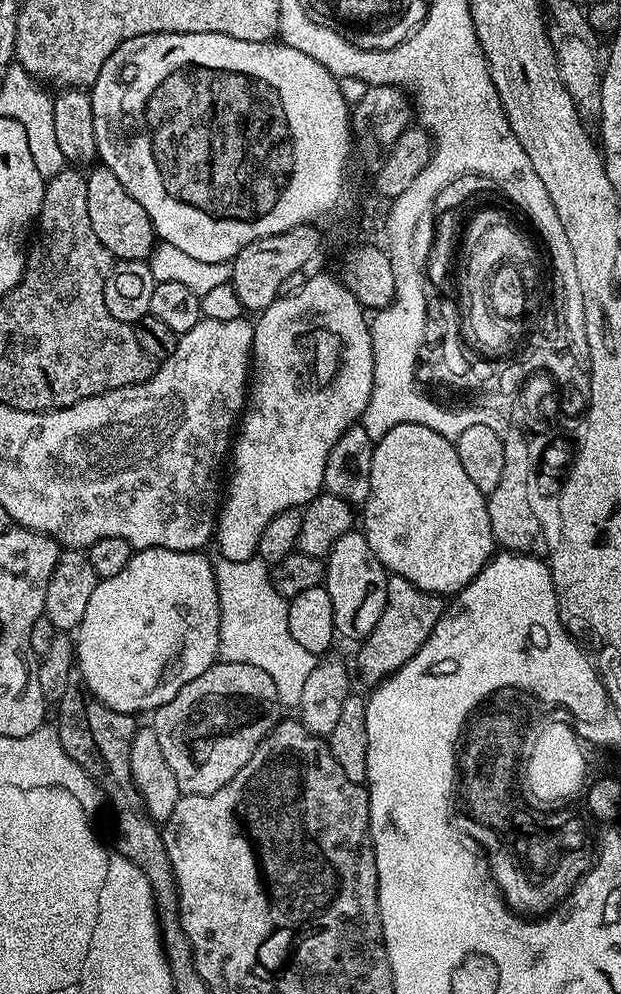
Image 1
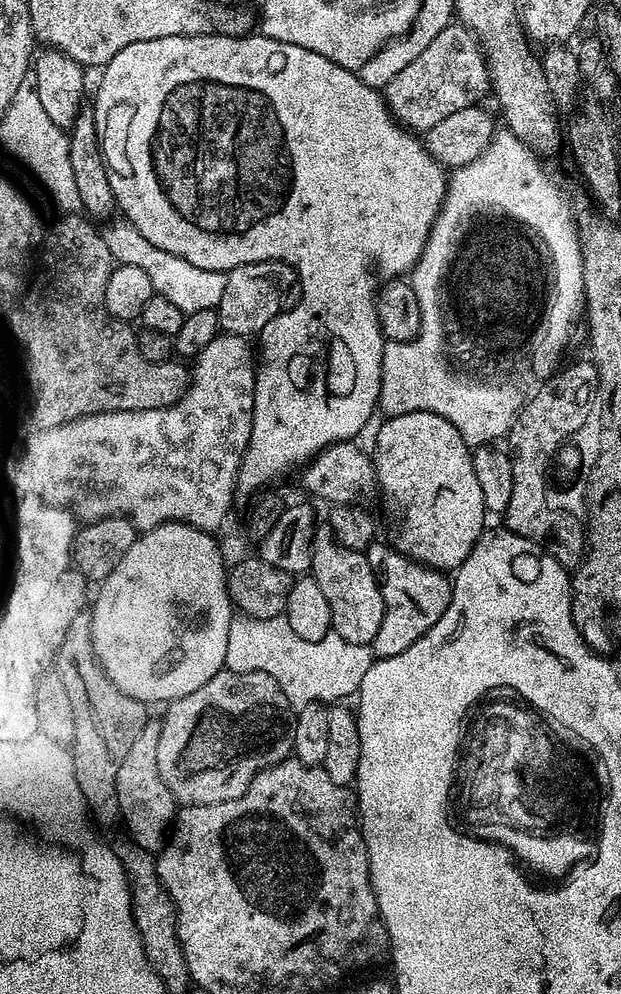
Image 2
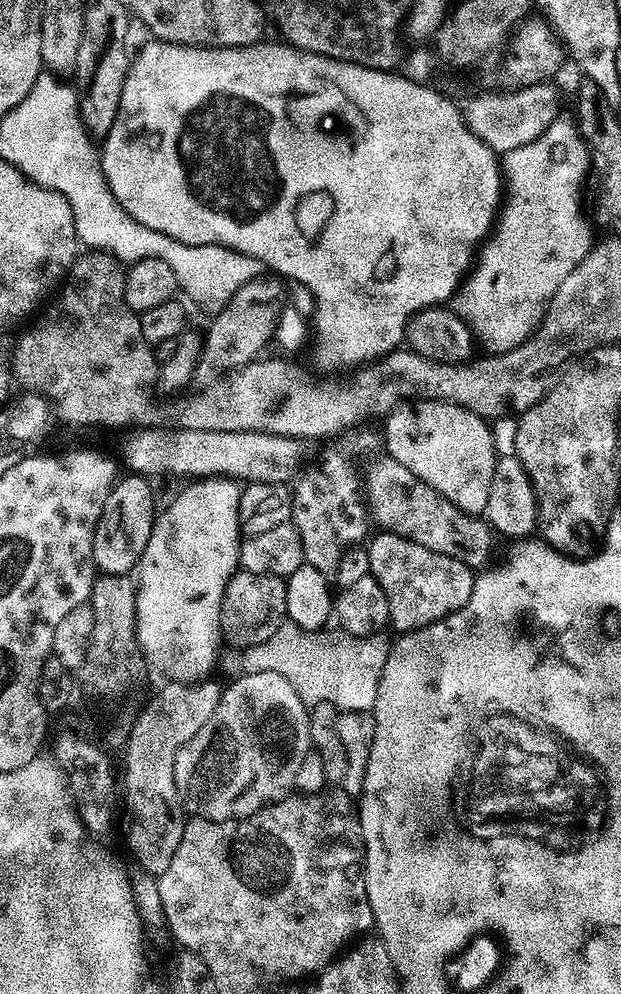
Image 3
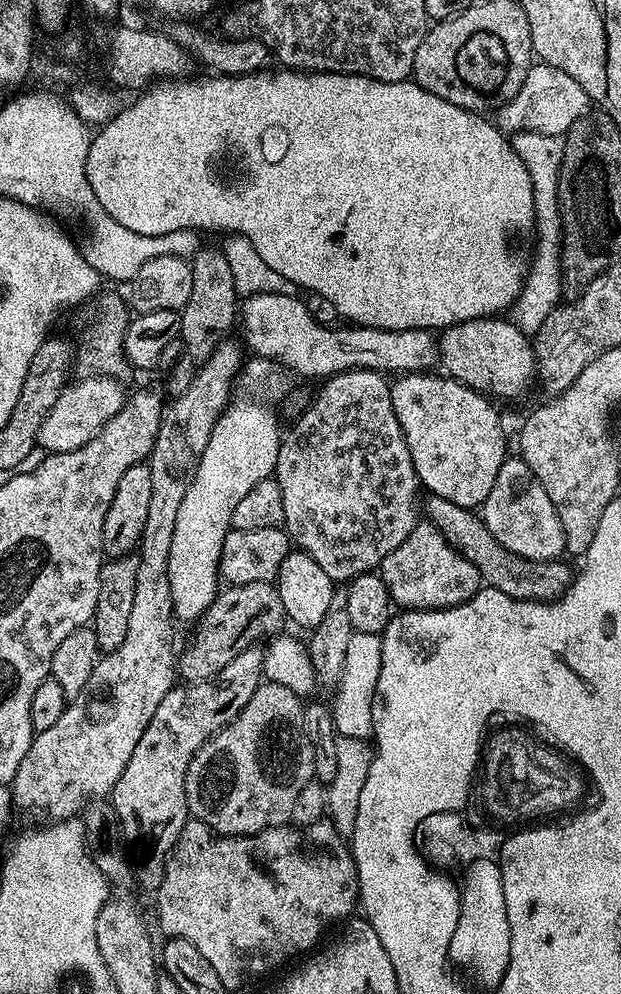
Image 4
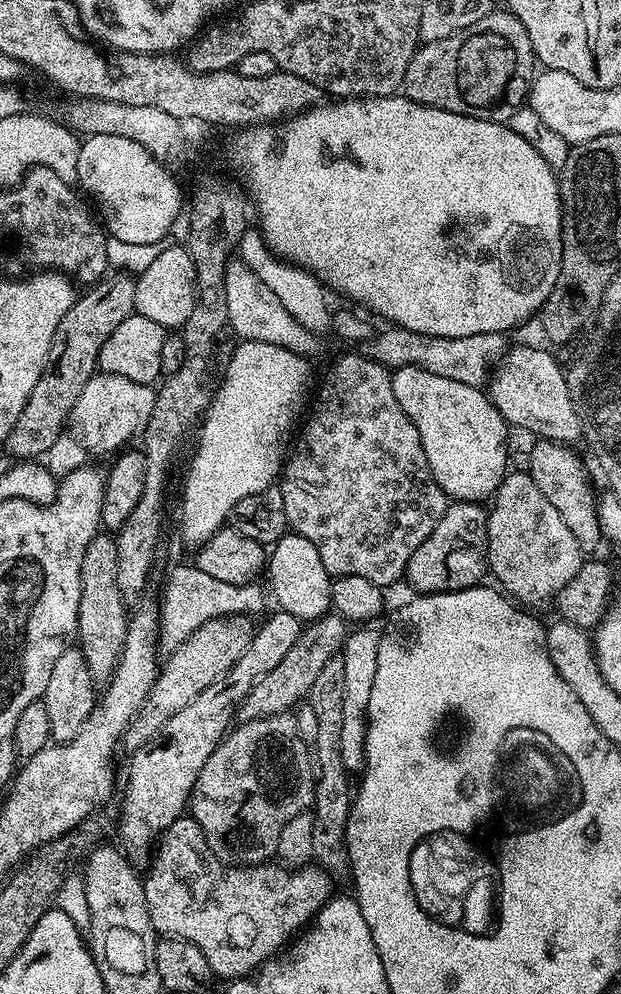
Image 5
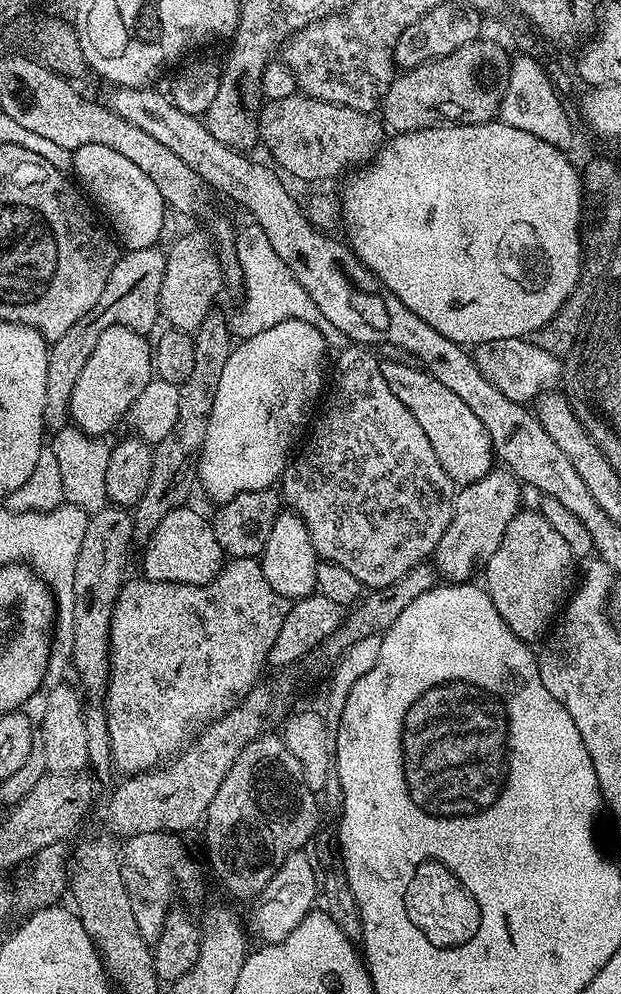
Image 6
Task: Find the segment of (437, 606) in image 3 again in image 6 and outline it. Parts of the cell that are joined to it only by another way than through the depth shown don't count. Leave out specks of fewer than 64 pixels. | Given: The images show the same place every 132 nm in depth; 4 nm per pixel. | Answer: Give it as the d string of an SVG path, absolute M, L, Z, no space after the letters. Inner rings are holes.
M496 466L478 478L478 482L463 485L455 493L452 517L434 553L434 567L445 581L462 584L471 581L476 571L477 575L487 568L494 550L502 542L502 534L506 534L506 526L521 511L520 491L520 481L511 472Z

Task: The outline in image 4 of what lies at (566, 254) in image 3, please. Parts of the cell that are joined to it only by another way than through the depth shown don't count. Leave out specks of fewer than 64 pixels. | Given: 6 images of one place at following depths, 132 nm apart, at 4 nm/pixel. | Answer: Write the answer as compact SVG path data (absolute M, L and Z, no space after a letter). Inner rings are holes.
M518 132L511 137L511 141L513 150L522 158L530 174L536 207L536 227L534 229L534 259L530 265L528 279L525 280L515 304L510 309L510 316L524 332L535 334L542 326L542 322L546 322L546 318L562 300L560 296L560 292L562 293L560 279L562 237L558 182L560 181L560 167L564 161L564 141L561 137L541 132Z

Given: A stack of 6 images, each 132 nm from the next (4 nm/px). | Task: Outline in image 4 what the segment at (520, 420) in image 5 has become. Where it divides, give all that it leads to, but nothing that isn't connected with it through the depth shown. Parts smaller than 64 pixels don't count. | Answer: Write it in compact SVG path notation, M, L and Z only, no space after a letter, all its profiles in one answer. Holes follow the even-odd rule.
M483 316L443 329L438 336L438 360L452 379L497 401L518 399L538 376L536 350L529 333L500 316Z

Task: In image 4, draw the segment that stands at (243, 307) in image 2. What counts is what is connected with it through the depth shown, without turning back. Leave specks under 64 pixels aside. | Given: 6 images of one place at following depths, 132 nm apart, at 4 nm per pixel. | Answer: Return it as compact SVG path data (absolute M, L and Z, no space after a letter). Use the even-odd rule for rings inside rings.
M232 339L220 341L210 358L206 358L206 362L194 374L190 386L186 386L186 390L164 409L164 417L158 426L158 438L147 461L150 470L150 514L146 514L146 526L138 545L138 579L134 586L134 603L130 609L126 638L122 638L122 646L101 655L94 666L94 674L90 674L90 682L86 682L84 691L67 705L58 722L33 735L30 750L26 750L26 758L22 758L22 766L18 766L10 785L12 803L17 809L25 808L28 812L52 816L48 818L71 820L79 817L93 801L107 797L122 770L126 770L126 762L130 762L130 754L134 754L134 746L138 746L138 738L142 738L150 718L154 718L154 710L158 710L162 698L166 698L174 686L178 676L178 652L172 649L174 613L168 577L170 542L174 539L174 521L178 518L182 498L186 498L186 490L190 490L190 482L198 470L206 442L210 442L210 434L218 418L230 403L232 383L236 376L238 380L246 360L241 341Z

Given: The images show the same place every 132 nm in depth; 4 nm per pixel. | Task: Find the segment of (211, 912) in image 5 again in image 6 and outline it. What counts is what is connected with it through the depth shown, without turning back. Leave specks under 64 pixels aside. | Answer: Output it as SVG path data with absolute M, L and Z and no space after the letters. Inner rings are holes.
M151 832L127 837L123 841L124 849L118 852L122 882L125 883L127 897L130 898L131 911L134 914L138 932L149 946L158 942L158 934L164 929L166 914L177 903L179 892L192 892L200 884L200 872L175 832Z

